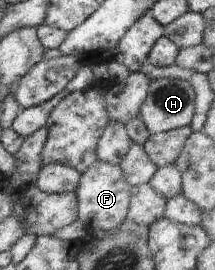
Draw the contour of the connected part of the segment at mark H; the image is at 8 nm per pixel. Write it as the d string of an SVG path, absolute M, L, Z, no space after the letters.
M181 76L150 81L140 116L151 134L190 126L194 116L194 89Z

